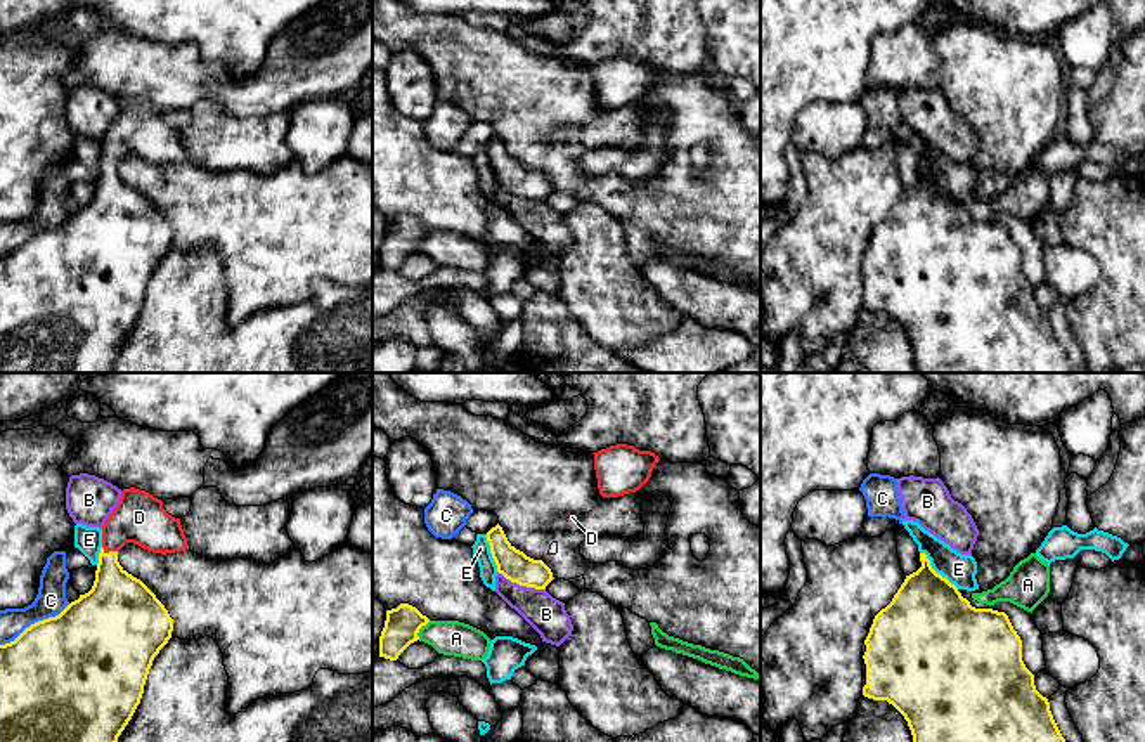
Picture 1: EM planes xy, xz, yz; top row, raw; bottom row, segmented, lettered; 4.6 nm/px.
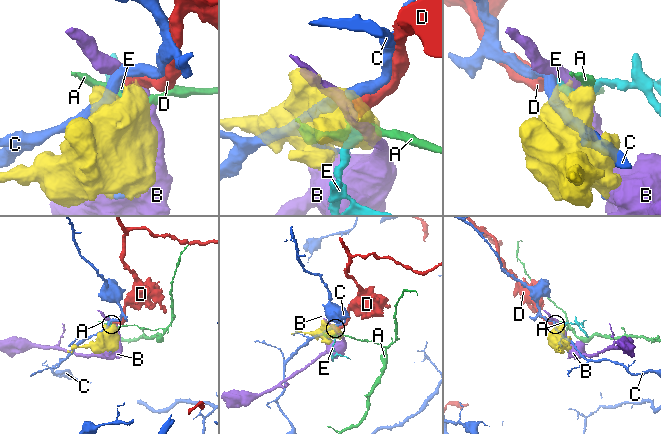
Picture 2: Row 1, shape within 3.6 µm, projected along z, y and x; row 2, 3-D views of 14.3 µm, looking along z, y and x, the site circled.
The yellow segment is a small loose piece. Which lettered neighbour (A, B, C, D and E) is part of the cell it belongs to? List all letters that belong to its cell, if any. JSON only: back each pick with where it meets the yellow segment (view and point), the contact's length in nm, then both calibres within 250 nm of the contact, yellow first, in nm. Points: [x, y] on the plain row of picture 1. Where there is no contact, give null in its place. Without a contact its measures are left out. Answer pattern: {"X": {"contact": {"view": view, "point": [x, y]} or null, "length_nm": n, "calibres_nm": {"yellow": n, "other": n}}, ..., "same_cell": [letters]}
{"D": {"contact": {"view": "xy", "point": [109, 163]}, "length_nm": 80, "calibres_nm": {"yellow": 300, "other": 240}}, "same_cell": ["D"]}

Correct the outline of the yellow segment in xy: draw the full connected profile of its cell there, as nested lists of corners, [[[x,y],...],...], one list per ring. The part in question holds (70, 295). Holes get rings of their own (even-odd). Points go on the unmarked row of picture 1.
[[[130,99],[121,102],[118,118],[113,121],[102,137],[102,159],[95,182],[95,192],[88,205],[80,206],[59,227],[38,232],[26,239],[14,253],[0,257],[0,373],[113,373],[113,364],[118,348],[132,331],[137,317],[140,316],[144,296],[152,277],[154,269],[168,255],[173,243],[173,231],[156,206],[137,189],[128,186],[118,173],[118,163],[133,154],[152,165],[175,165],[189,161],[187,149],[180,137],[180,130],[166,125],[163,113],[152,106]]]

